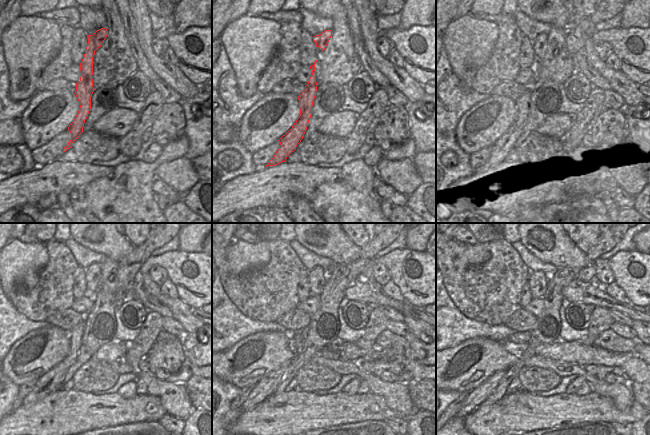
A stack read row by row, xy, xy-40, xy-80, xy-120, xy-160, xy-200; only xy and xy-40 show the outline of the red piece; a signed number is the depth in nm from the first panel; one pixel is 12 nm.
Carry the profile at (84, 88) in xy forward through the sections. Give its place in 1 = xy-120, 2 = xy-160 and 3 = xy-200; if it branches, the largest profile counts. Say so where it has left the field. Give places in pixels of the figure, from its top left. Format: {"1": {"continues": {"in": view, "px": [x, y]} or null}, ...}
{"1": {"continues": {"in": "xy-120", "px": [49, 382]}}, "2": {"continues": {"in": "xy-160", "px": [267, 386]}}, "3": {"continues": {"in": "xy-200", "px": [476, 397]}}}

